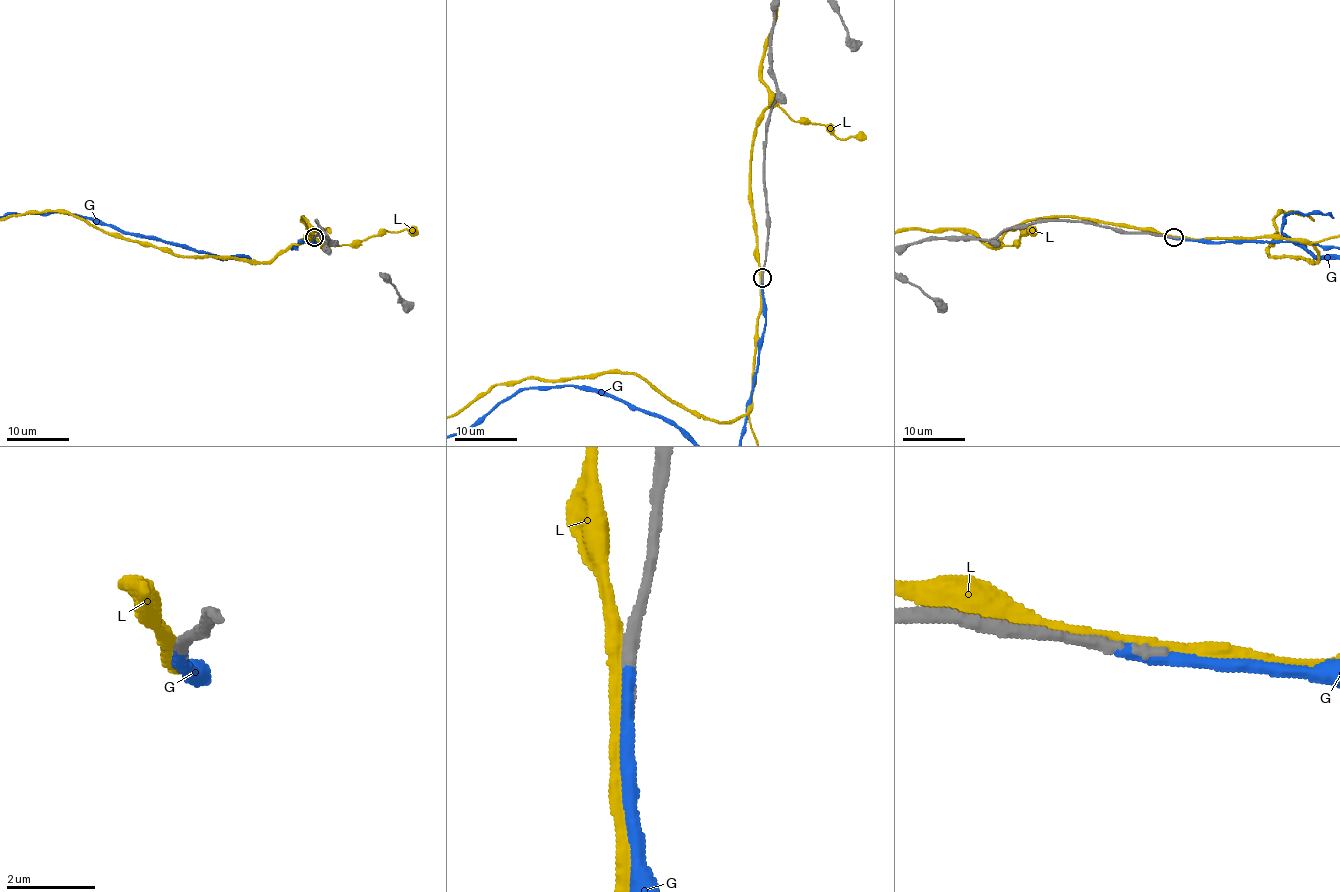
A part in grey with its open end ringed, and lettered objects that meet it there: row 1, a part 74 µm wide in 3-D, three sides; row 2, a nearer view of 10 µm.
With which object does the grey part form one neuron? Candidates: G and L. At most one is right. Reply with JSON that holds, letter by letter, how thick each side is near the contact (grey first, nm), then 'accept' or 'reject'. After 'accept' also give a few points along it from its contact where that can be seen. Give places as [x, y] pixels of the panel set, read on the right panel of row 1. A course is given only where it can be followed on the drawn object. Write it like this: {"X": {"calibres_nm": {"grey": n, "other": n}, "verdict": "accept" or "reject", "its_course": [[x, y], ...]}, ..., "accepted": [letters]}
{"G": {"calibres_nm": {"grey": 240, "other": 320}, "verdict": "accept"}, "L": {"calibres_nm": {"grey": 320, "other": 360}, "verdict": "reject"}, "accepted": ["G"]}

